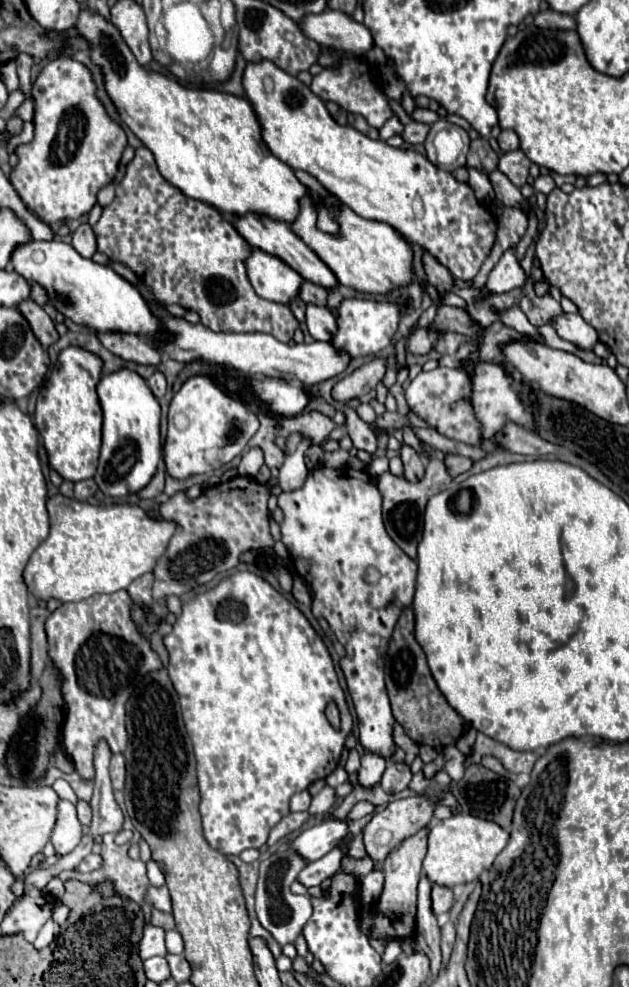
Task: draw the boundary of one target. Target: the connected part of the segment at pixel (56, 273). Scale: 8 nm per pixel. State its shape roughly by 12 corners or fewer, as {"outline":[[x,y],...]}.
{"outline":[[63,241],[11,253],[51,305],[93,331],[153,339],[141,293]]}

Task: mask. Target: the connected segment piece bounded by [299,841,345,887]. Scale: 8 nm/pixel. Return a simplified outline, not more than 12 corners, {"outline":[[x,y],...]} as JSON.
{"outline":[[345,841],[299,873],[305,887],[321,885],[341,867]]}

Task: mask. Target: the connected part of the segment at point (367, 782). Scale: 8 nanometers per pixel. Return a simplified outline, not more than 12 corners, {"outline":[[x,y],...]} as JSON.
{"outline":[[381,755],[361,757],[359,785],[373,789],[385,771]]}

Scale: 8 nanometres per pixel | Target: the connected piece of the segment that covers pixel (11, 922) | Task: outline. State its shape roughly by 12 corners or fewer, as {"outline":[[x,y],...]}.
{"outline":[[27,895],[3,919],[3,935],[35,939],[53,917],[53,895]]}

